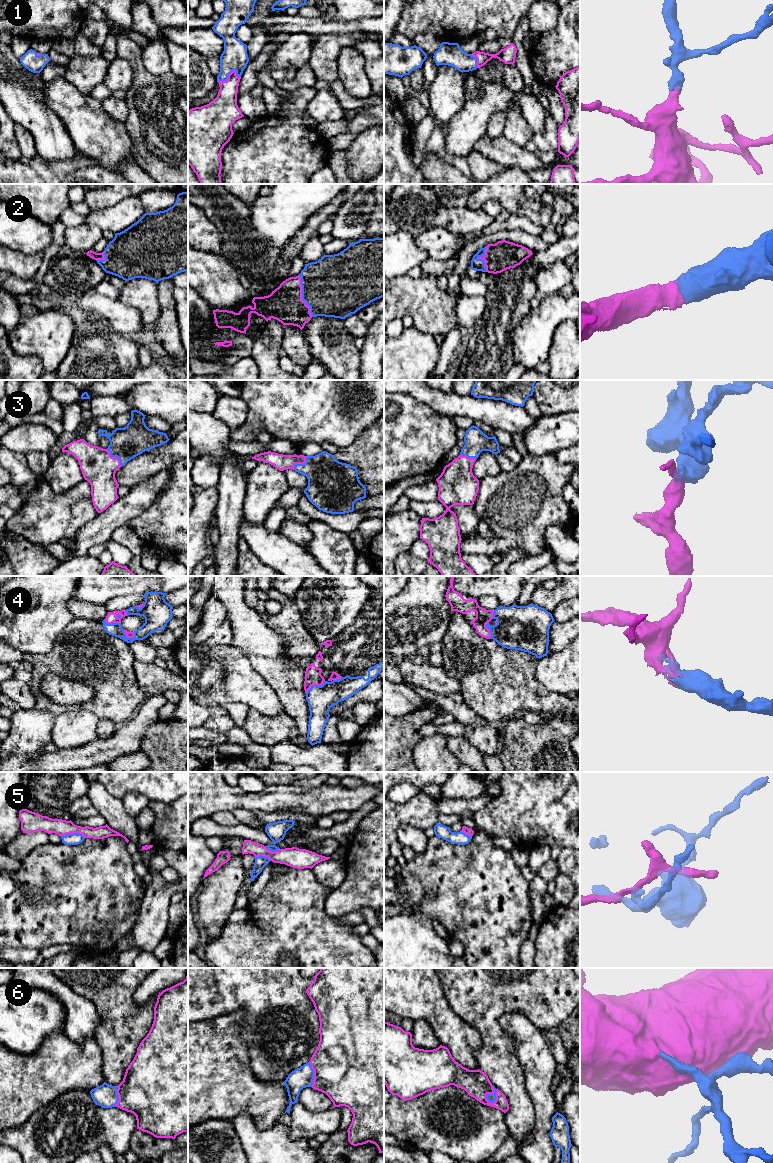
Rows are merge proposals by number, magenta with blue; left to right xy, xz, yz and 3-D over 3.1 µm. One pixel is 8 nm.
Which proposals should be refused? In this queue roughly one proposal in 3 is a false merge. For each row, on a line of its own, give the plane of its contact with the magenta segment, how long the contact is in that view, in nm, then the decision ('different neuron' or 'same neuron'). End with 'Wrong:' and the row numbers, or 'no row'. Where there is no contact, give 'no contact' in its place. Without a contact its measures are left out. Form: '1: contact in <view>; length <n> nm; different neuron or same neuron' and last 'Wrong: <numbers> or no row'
1: contact in xz; length 200 nm; same neuron
2: contact in xz; length 360 nm; same neuron
3: contact in xy; length 190 nm; same neuron
4: contact in xz; length 190 nm; same neuron
5: contact in xy; length 200 nm; different neuron
6: contact in yz; length 140 nm; same neuron
Wrong: 5

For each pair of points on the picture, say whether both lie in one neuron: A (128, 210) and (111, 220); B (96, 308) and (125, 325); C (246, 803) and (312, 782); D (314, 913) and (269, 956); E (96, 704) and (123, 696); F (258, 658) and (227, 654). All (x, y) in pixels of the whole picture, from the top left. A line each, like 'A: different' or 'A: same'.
A: same
B: same
C: different
D: same
E: same
F: different

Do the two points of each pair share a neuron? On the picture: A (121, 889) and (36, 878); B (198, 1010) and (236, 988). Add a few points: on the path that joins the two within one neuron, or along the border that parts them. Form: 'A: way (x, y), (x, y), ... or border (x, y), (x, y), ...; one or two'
A: way (100, 886), (57, 886); one
B: way (207, 1001), (220, 988), (227, 988); one

